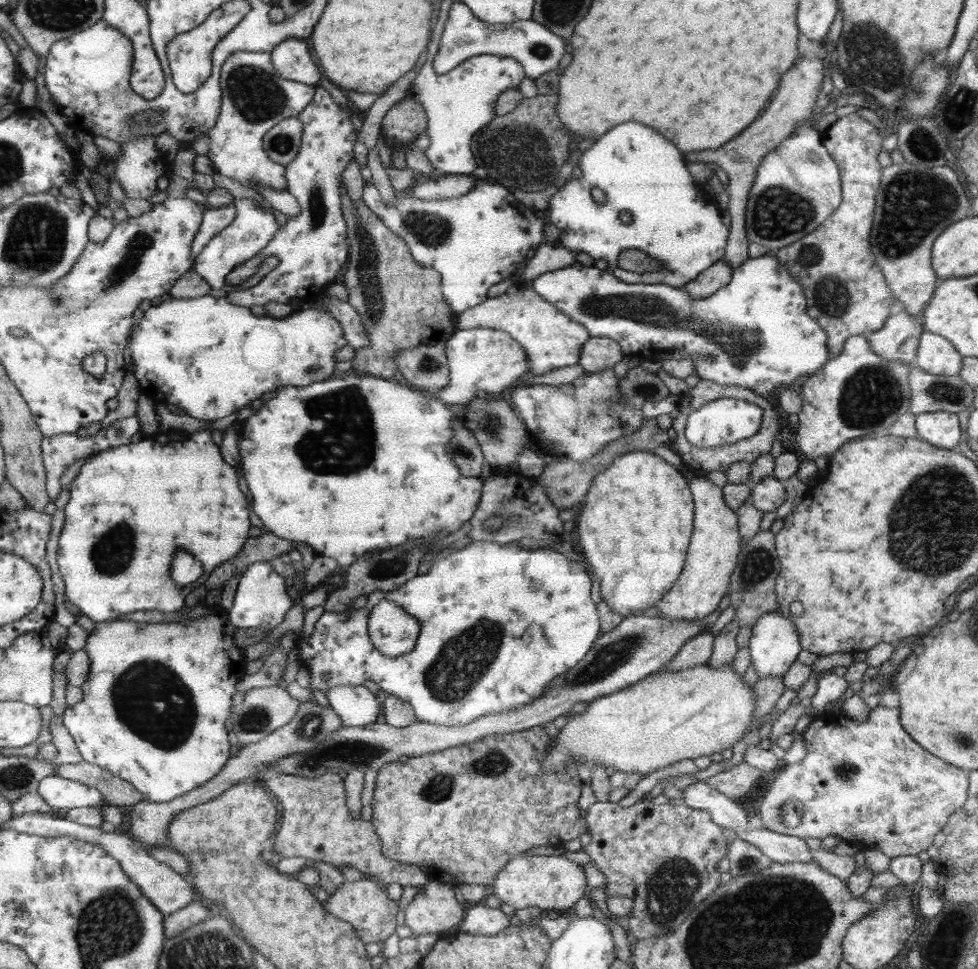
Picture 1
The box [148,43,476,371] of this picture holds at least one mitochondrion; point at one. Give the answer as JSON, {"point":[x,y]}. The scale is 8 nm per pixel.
{"point":[253,92]}

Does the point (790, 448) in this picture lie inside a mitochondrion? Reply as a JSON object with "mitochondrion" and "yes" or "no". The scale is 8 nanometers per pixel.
{"mitochondrion":"no"}

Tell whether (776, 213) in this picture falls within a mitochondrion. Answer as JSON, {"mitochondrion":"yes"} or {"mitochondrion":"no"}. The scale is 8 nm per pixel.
{"mitochondrion":"yes"}

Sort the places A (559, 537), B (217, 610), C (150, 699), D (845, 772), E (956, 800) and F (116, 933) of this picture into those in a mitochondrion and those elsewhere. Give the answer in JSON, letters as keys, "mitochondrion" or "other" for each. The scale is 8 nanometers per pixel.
{"A":"other","B":"other","C":"mitochondrion","D":"mitochondrion","E":"other","F":"mitochondrion"}

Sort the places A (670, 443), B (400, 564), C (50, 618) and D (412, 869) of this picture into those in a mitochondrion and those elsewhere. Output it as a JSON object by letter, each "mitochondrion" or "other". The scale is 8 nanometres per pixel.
{"A":"other","B":"mitochondrion","C":"other","D":"other"}

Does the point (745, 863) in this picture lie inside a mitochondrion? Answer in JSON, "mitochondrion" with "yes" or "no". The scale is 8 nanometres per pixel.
{"mitochondrion":"yes"}

